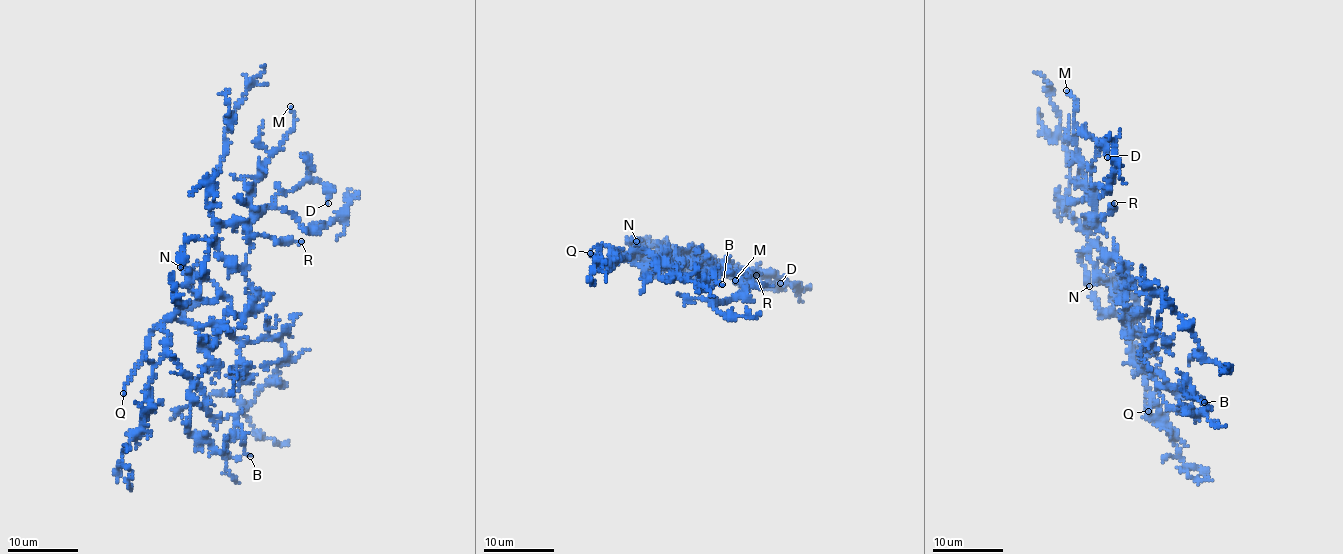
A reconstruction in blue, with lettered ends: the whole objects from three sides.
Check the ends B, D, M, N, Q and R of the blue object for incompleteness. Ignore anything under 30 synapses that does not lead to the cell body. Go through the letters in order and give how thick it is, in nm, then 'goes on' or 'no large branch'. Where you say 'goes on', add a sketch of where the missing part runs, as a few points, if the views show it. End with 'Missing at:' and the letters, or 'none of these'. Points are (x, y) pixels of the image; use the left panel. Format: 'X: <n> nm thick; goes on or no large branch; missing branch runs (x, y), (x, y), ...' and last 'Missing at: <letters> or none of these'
B: 110 nm thick; no large branch
D: 140 nm thick; no large branch
M: 140 nm thick; no large branch
N: 140 nm thick; no large branch
Q: 200 nm thick; goes on; missing branch runs (123, 393), (118, 438), (112, 445), (100, 449), (89, 414), (91, 394), (47, 400), (13, 395)
R: 160 nm thick; no large branch
Missing at: Q

